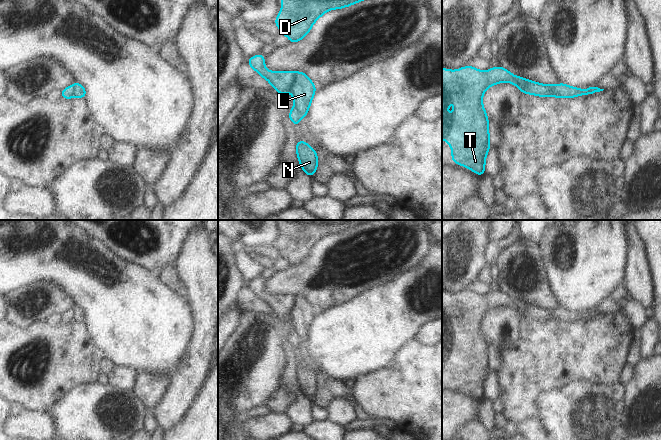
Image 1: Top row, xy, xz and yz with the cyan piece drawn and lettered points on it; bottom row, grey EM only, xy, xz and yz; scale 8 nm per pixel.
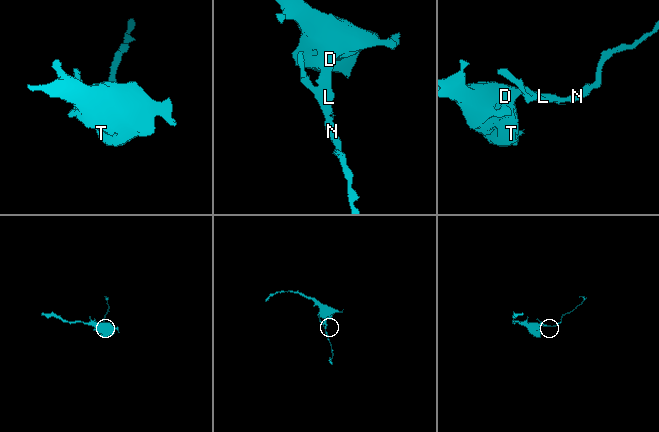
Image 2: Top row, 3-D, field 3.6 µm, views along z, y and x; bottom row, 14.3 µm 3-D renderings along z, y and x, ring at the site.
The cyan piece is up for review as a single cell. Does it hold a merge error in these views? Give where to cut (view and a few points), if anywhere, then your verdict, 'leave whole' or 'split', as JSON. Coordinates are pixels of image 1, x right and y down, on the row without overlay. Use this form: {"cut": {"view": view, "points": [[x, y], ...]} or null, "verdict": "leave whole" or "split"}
{"cut": {"view": "xz", "points": [[296, 296], [289, 314]]}, "verdict": "split"}

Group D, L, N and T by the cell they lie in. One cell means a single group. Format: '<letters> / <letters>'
D L T / N

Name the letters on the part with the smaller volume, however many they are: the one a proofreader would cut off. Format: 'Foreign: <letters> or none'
Foreign: N

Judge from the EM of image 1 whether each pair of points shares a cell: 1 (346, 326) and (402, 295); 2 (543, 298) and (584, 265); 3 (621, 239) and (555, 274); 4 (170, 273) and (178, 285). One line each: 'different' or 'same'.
1: same
2: different
3: same
4: same

